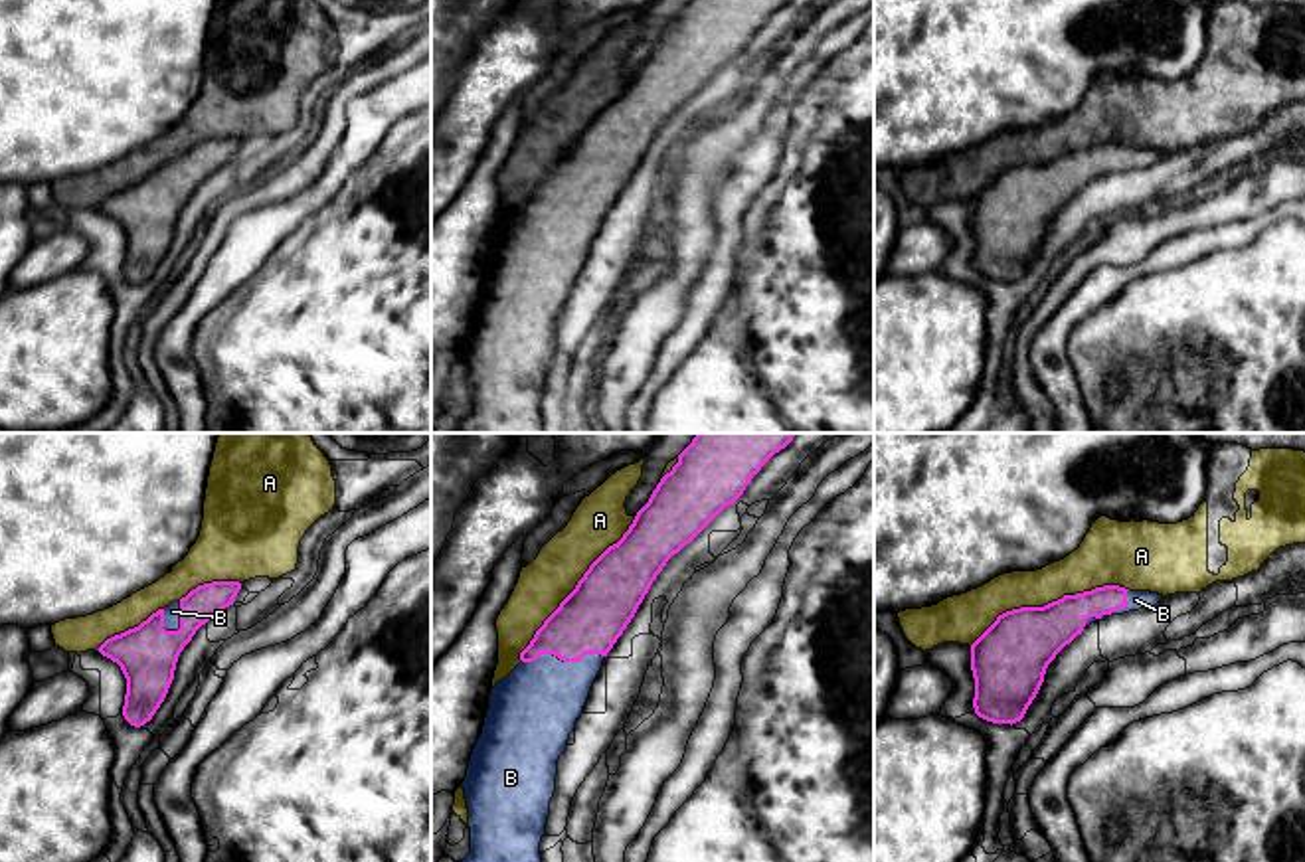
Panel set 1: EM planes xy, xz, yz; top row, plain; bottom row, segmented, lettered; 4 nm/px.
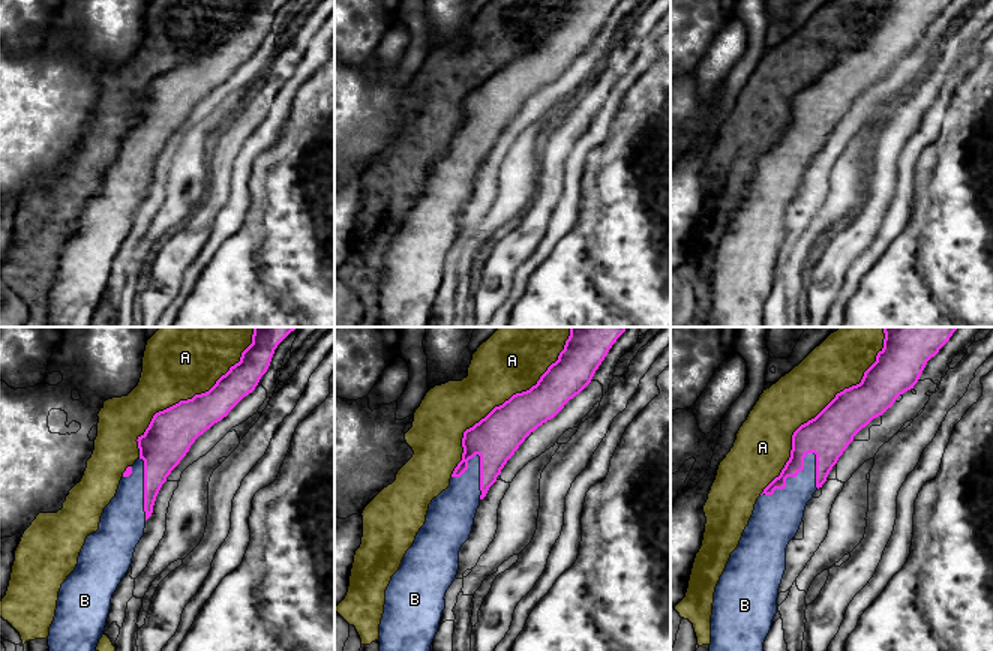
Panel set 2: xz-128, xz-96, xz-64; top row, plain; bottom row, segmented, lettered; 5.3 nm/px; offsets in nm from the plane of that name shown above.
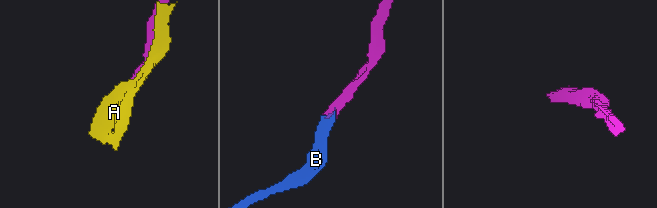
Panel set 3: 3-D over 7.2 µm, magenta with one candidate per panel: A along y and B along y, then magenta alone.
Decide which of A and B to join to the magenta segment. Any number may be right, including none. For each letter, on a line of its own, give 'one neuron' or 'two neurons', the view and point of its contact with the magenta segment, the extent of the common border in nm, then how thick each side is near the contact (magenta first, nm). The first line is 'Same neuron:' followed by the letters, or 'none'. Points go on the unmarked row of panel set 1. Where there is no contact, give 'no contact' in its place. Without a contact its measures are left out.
Same neuron: B
A: two neurons; contact yz (1048, 161); length 700 nm; calibres 300 and 190 nm
B: one neuron; contact xz (562, 216); length 340 nm; calibres 280 and 360 nm

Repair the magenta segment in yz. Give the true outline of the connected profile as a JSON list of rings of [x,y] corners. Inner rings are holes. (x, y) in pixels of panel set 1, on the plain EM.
[[[1103,142],[1064,152],[1044,164],[1006,168],[971,202],[975,271],[993,281],[1016,281],[1036,255],[1048,221],[1086,184],[1109,172],[1149,166],[1163,152]]]

